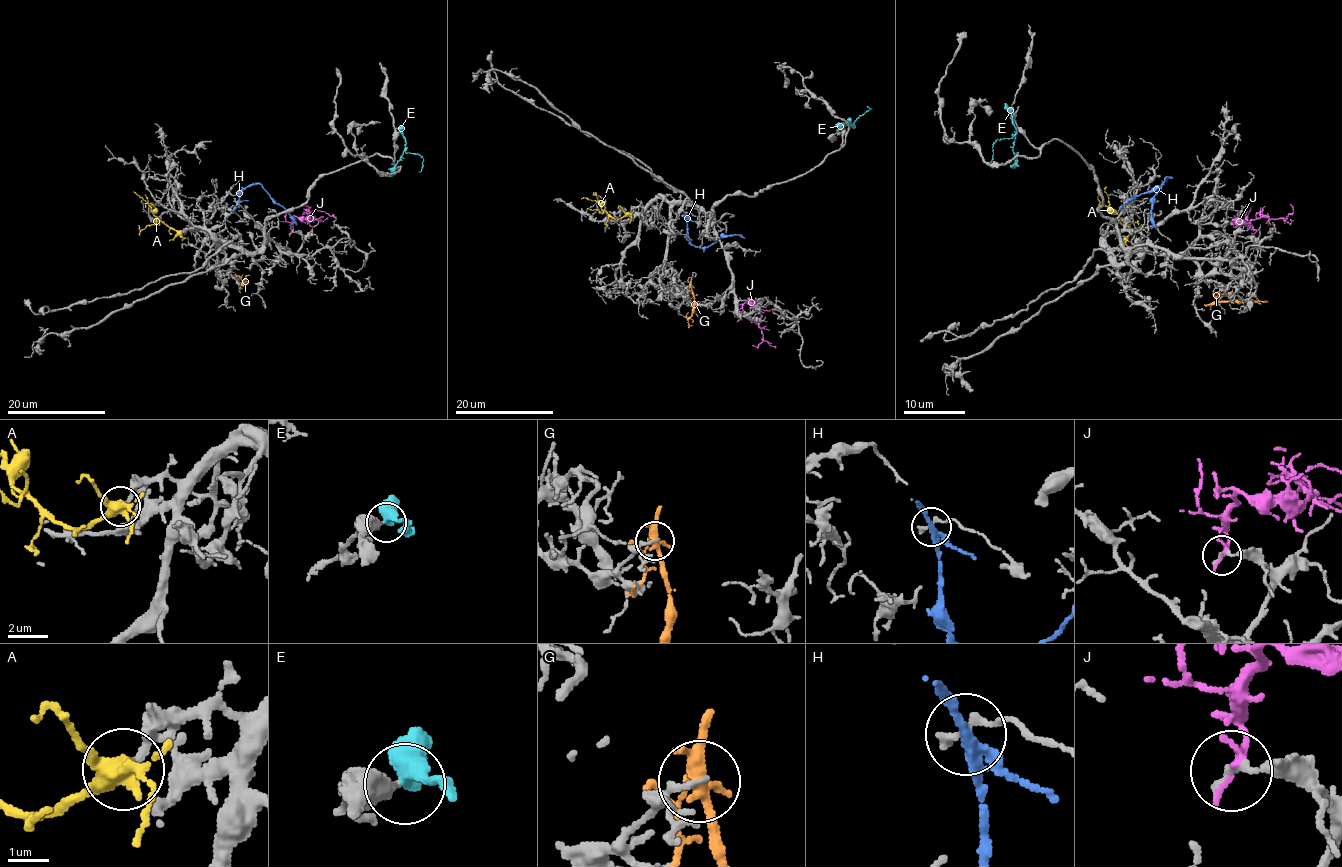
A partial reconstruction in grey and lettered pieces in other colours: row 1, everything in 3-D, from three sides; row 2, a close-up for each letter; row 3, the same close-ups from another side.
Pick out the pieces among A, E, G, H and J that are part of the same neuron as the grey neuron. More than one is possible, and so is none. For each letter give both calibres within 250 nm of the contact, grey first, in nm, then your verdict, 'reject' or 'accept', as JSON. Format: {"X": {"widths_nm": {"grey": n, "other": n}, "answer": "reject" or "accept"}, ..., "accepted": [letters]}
{"A": {"widths_nm": {"grey": 220, "other": 400}, "answer": "accept"}, "E": {"widths_nm": {"grey": 220, "other": 440}, "answer": "reject"}, "G": {"widths_nm": {"grey": 120, "other": 260}, "answer": "reject"}, "H": {"widths_nm": {"grey": 150, "other": 240}, "answer": "reject"}, "J": {"widths_nm": {"grey": 220, "other": 240}, "answer": "reject"}, "accepted": ["A"]}

